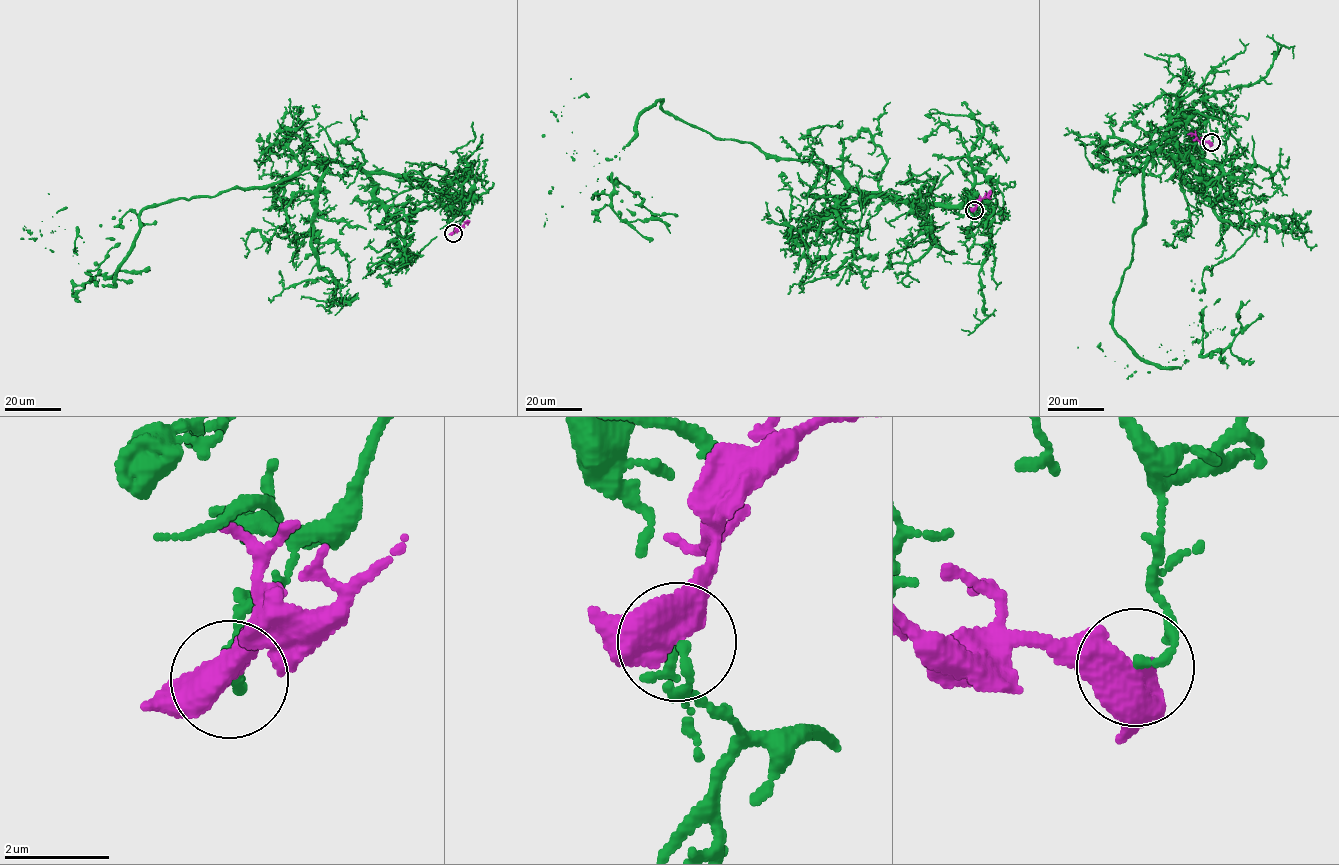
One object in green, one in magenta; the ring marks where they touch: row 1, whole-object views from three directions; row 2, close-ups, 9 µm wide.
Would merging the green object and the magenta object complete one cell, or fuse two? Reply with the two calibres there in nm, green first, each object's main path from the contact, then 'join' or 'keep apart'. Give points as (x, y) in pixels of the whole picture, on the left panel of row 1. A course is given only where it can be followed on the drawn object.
160 nm thick on the green side, 550 nm on the other; green runs (454, 232), (468, 195), (322, 159), (261, 186), (148, 207), (112, 287), (88, 273), (121, 228), (30, 235); magenta runs (454, 232), (469, 220); keep apart

